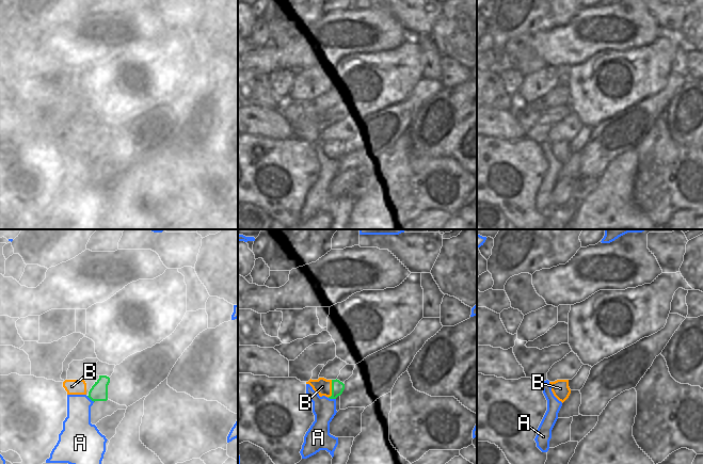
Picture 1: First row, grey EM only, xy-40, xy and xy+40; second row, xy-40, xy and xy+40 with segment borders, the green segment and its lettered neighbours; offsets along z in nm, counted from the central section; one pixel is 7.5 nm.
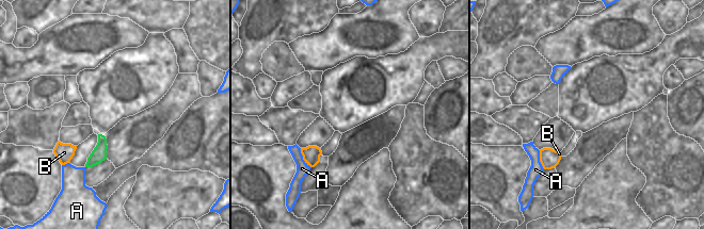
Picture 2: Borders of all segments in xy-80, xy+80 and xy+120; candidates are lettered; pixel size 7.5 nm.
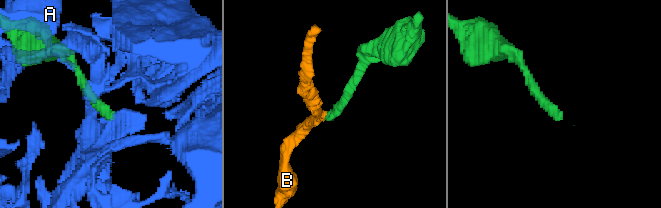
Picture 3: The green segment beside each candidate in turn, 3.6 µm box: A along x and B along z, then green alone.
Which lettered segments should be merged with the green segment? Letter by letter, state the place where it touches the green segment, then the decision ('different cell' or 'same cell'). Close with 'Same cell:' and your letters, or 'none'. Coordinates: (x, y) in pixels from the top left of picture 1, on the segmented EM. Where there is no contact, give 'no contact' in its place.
A: meets green in xy-40 at (91, 399); different cell
B: meets green in xy at (332, 389); different cell
Same cell: none

